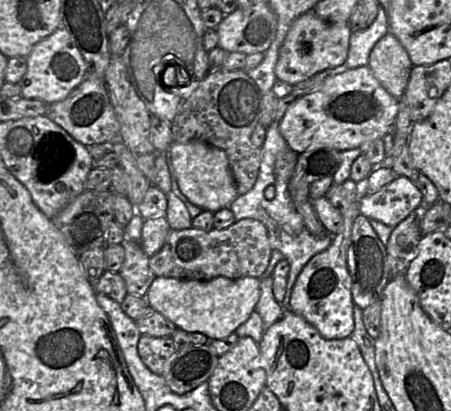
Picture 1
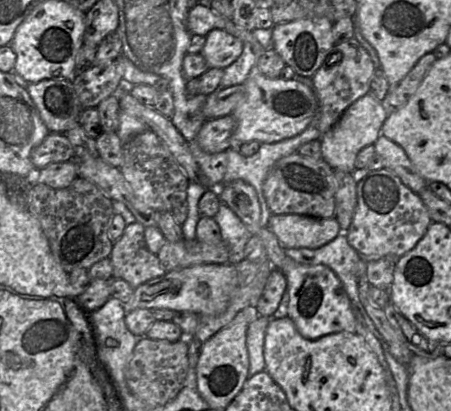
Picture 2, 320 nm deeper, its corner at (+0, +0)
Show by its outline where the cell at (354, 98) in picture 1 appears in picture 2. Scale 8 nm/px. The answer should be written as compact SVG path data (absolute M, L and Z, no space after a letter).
M257 65L250 71L244 86L245 96L231 114L236 128L230 148L239 148L250 141L275 143L296 136L307 128L319 111L318 99L310 87L294 79L268 78Z

